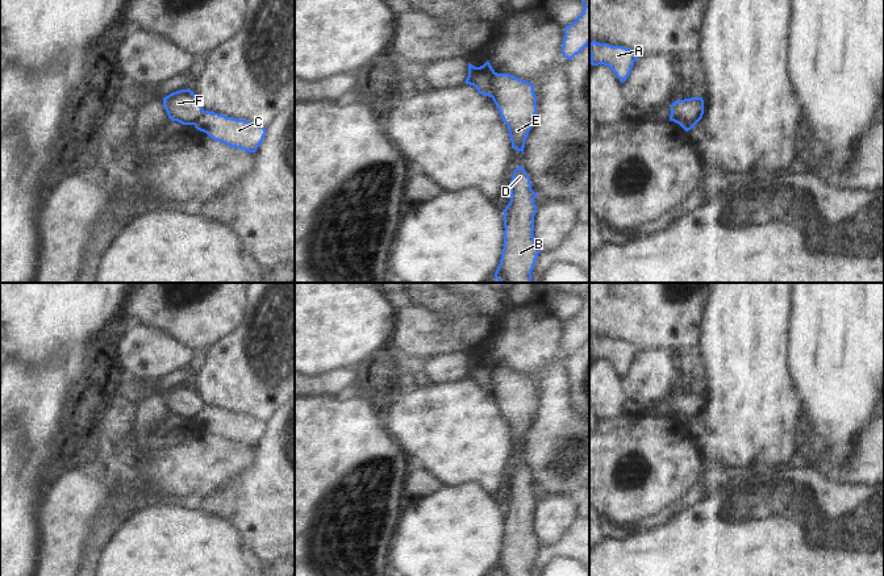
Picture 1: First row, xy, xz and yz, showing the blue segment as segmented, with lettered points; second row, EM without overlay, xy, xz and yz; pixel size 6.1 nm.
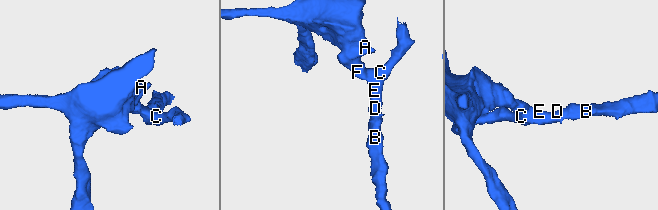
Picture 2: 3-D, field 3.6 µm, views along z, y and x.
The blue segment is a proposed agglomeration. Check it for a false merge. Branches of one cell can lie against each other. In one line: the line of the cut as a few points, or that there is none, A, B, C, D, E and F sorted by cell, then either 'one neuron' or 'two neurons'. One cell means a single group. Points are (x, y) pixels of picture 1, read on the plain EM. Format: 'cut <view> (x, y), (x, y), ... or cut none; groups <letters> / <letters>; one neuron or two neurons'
cut yz (701, 409), (693, 414), (678, 413), (675, 416); groups A F / B C D E; two neurons

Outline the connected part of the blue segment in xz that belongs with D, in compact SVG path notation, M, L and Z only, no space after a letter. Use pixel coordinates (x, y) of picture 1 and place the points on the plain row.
M522 460L517 462L510 475L510 496L504 504L504 543L495 567L499 576L531 576L541 547L533 529L537 491L529 468Z

